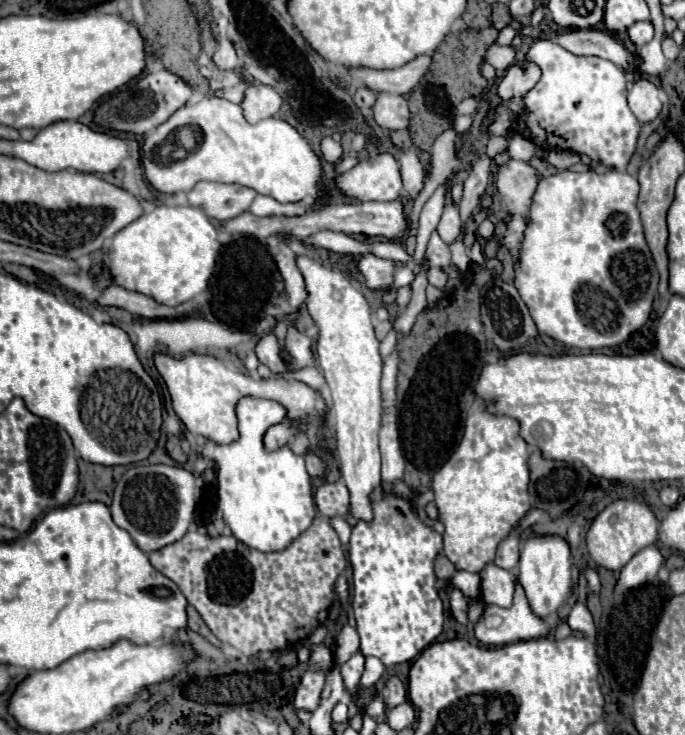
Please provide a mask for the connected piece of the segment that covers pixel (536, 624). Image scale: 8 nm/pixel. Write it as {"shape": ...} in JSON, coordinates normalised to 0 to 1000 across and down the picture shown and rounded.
{"shape":[[[753,797],[750,822],[745,827],[730,824],[709,824],[701,846],[692,852],[695,868],[712,879],[712,882],[730,882],[747,873],[759,871],[777,871],[791,868],[800,863],[797,844],[785,841],[762,805],[759,797]]]}

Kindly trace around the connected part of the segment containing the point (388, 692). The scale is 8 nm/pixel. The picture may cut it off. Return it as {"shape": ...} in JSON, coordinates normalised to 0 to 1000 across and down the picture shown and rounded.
{"shape":[[[572,920],[572,922],[558,933],[555,947],[558,947],[558,952],[561,952],[564,966],[572,966],[575,961],[581,961],[581,958],[587,958],[587,955],[596,952],[593,933],[590,933],[578,920]]]}

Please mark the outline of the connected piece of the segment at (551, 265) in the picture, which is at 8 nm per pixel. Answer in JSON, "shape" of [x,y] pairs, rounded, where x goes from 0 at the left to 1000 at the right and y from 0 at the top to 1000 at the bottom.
{"shape":[[[823,231],[788,245],[777,269],[774,307],[762,329],[762,354],[750,367],[753,392],[791,454],[835,473],[873,476],[902,471],[946,438],[961,389],[961,367],[940,327],[928,269],[931,245],[899,231],[882,237],[867,231]]]}

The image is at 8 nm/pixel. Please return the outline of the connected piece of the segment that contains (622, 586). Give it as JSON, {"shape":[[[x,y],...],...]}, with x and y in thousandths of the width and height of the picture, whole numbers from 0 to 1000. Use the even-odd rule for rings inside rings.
{"shape":[[[946,743],[934,748],[905,778],[899,805],[911,805],[914,800],[931,800],[937,795],[952,795],[961,786],[961,776],[969,759],[958,743]]]}

